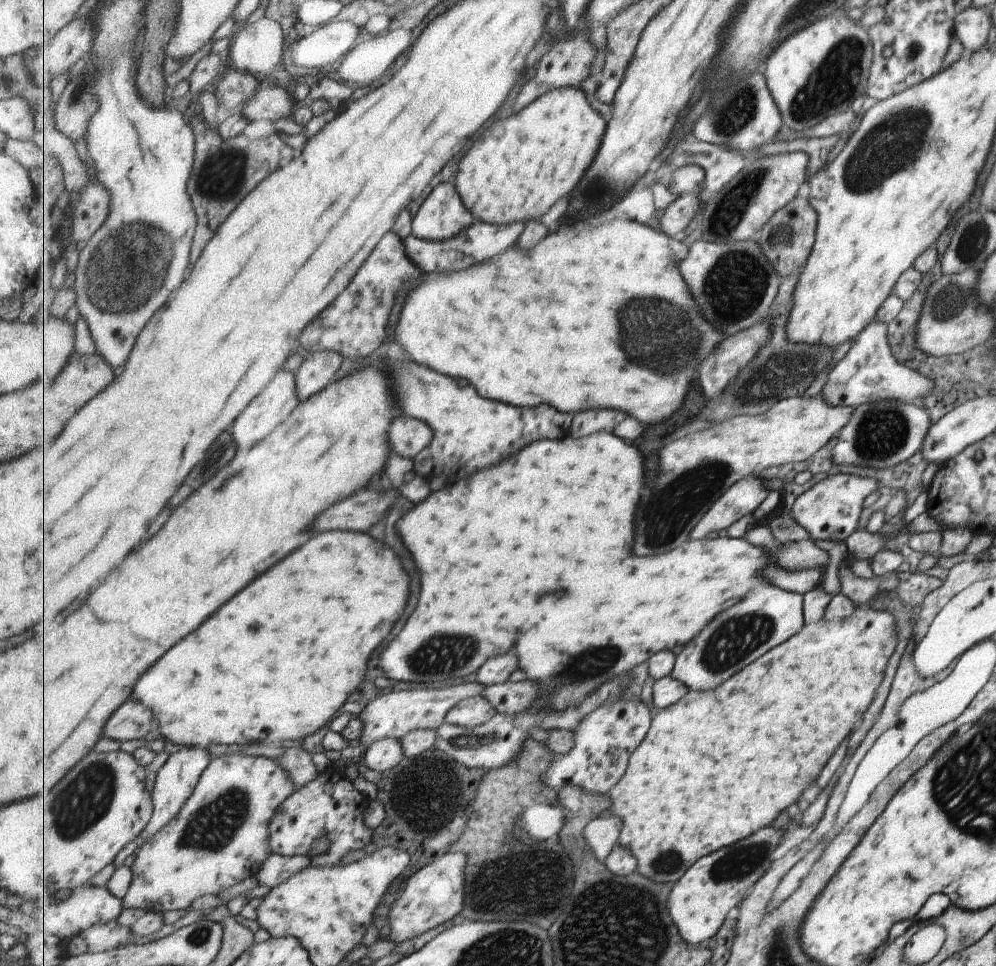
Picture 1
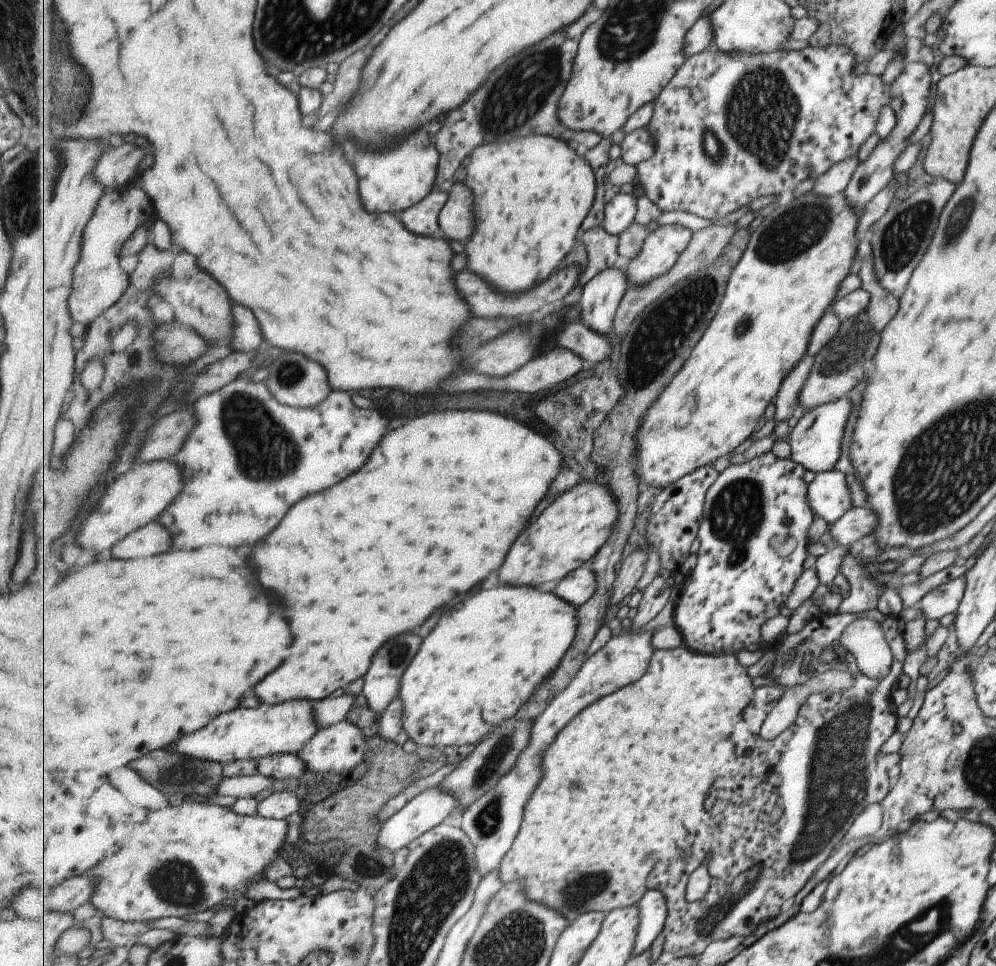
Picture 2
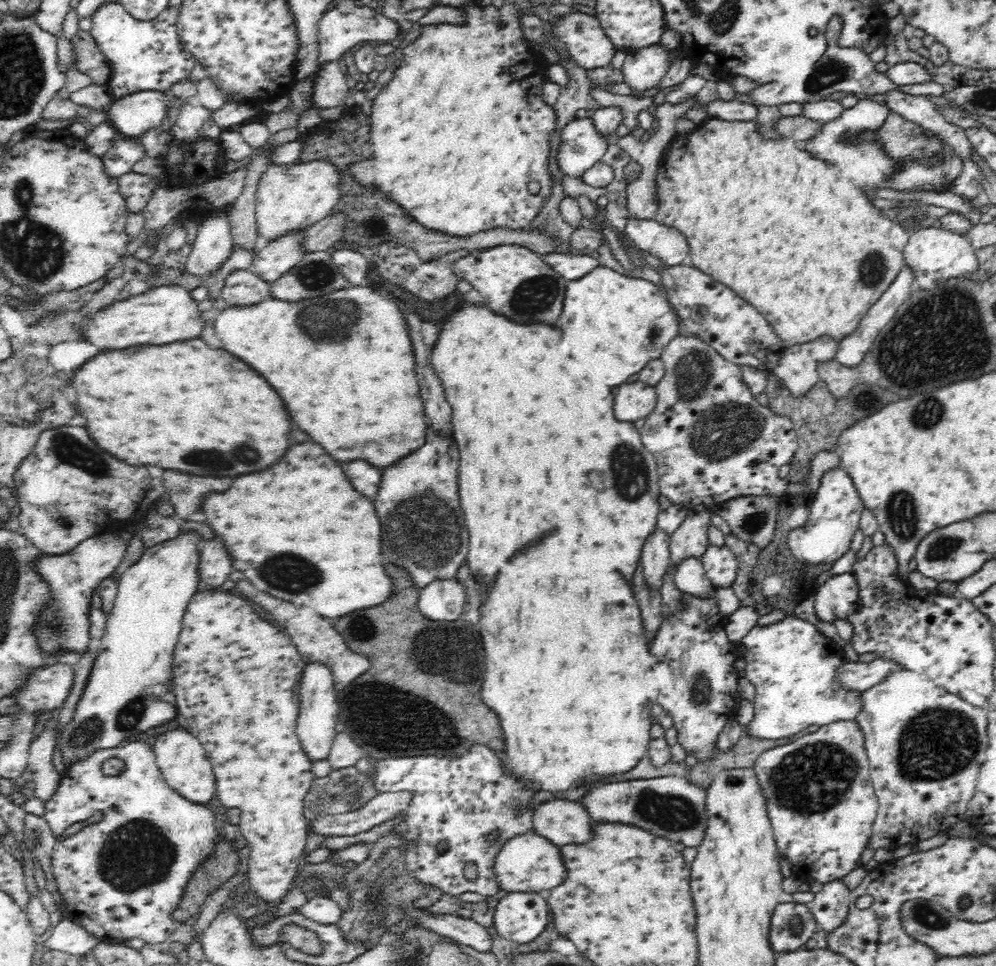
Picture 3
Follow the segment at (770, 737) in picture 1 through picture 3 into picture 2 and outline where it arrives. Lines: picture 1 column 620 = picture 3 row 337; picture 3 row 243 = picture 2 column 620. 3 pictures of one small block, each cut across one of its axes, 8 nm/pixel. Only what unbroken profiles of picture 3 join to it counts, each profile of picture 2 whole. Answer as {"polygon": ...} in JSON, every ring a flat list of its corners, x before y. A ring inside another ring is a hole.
{"polygon":[[686,645,674,649,657,649,648,673,639,682,604,696,599,702,583,710,565,730,561,730,557,742,553,742,553,746,545,750,545,776,541,778,541,786,537,786,537,792,525,809,524,825,521,826,513,848,500,863,501,880,509,884,519,878,525,890,529,890,529,898,533,898,533,902,545,902,545,906,556,907,561,910,561,914,565,914,565,918,569,918,570,923,585,912,601,911,608,914,617,908,641,902,650,891,649,878,657,866,657,852,671,844,677,832,683,832,683,820,689,812,699,810,699,798,701,806,709,800,709,794,713,792,711,788,715,788,717,778,721,776,721,768,727,762,725,752,727,746,731,746,731,734,745,722,748,706,753,704,753,698,757,696,757,687,753,686,751,673,747,672,748,668,741,666,737,657,737,654,727,653,703,654]]}

